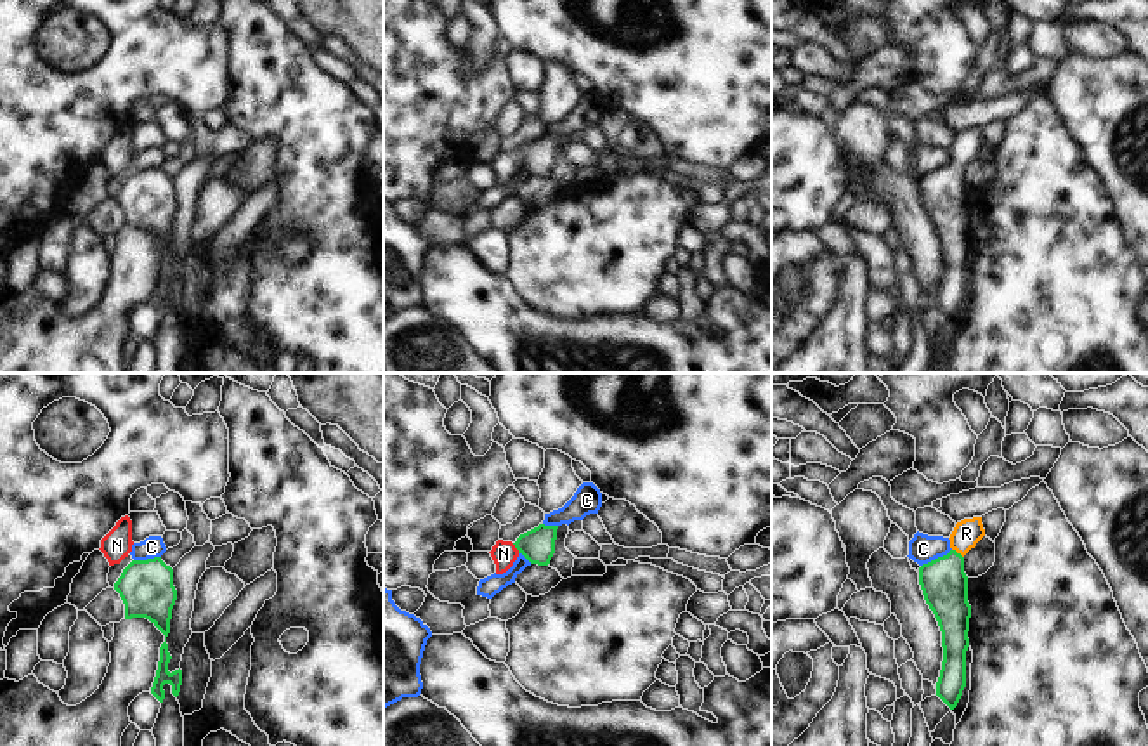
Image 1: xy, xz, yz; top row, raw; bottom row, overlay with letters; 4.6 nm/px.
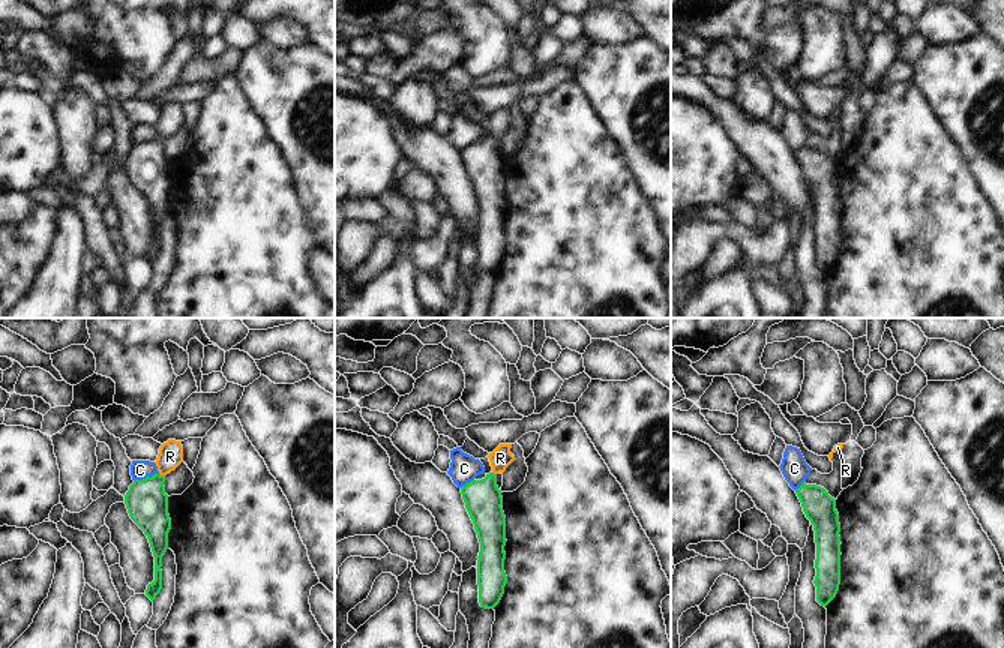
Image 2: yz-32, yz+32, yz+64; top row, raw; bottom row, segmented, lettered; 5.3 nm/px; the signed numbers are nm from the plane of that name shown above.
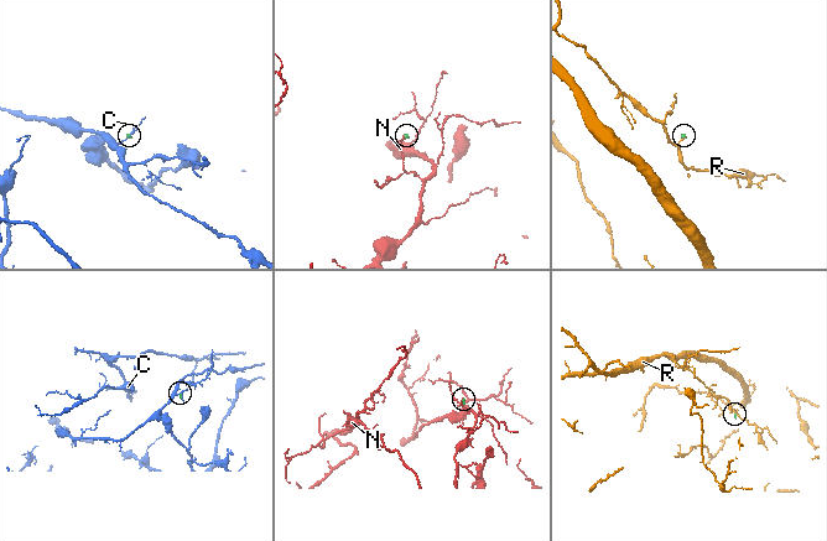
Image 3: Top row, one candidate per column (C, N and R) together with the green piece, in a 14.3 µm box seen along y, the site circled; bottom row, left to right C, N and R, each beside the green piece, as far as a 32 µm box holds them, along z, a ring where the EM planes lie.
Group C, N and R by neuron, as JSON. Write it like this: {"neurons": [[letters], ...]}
{"neurons": [["C"], ["N"], ["R"]]}

